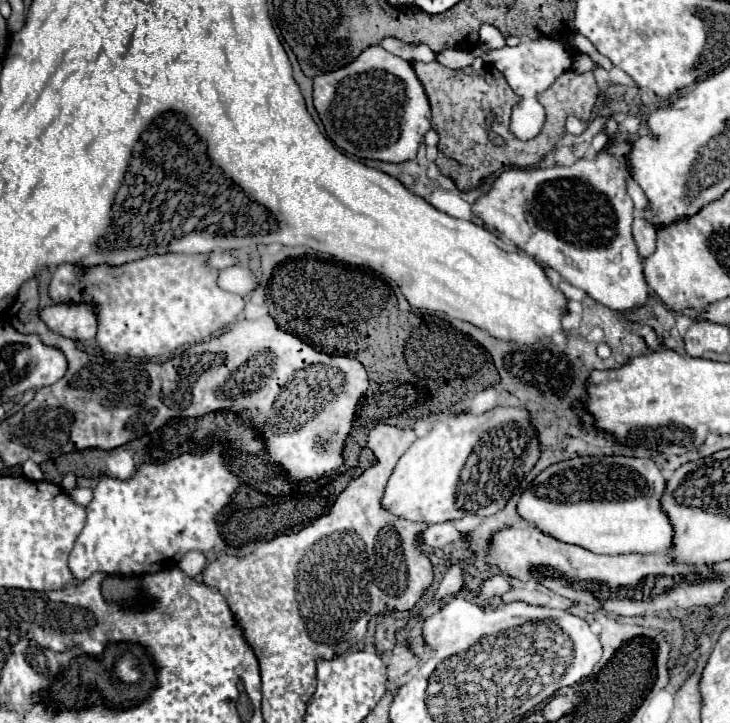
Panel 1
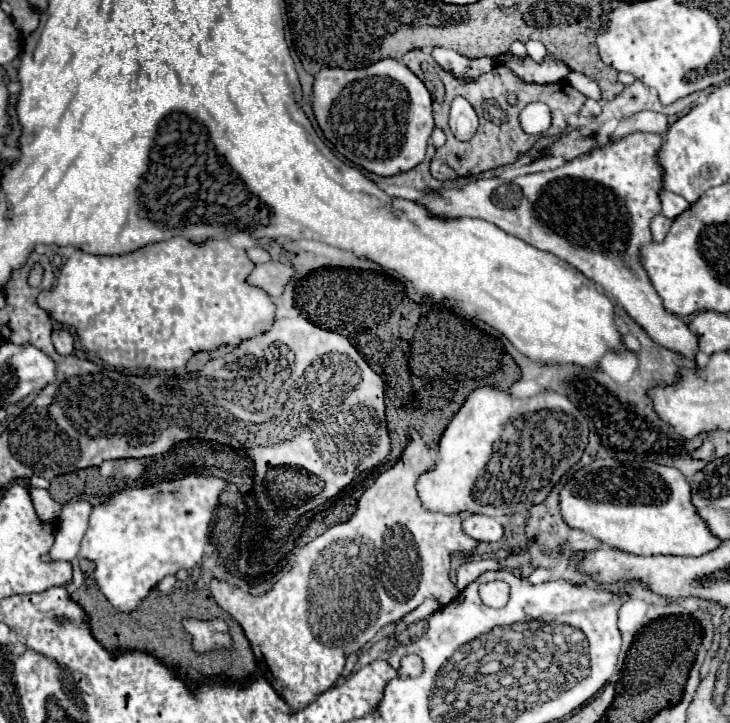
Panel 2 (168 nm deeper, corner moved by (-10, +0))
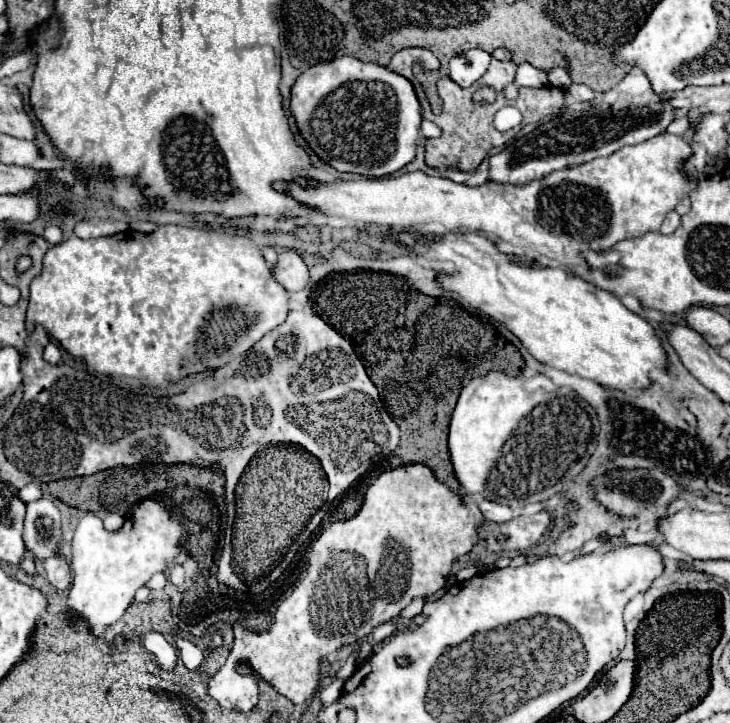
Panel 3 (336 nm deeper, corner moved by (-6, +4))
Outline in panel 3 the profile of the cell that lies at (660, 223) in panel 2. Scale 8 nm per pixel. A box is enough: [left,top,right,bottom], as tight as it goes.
[660,212,680,234]

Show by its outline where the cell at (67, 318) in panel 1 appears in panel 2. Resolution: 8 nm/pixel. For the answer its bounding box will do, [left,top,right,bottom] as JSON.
[52,328,74,356]

